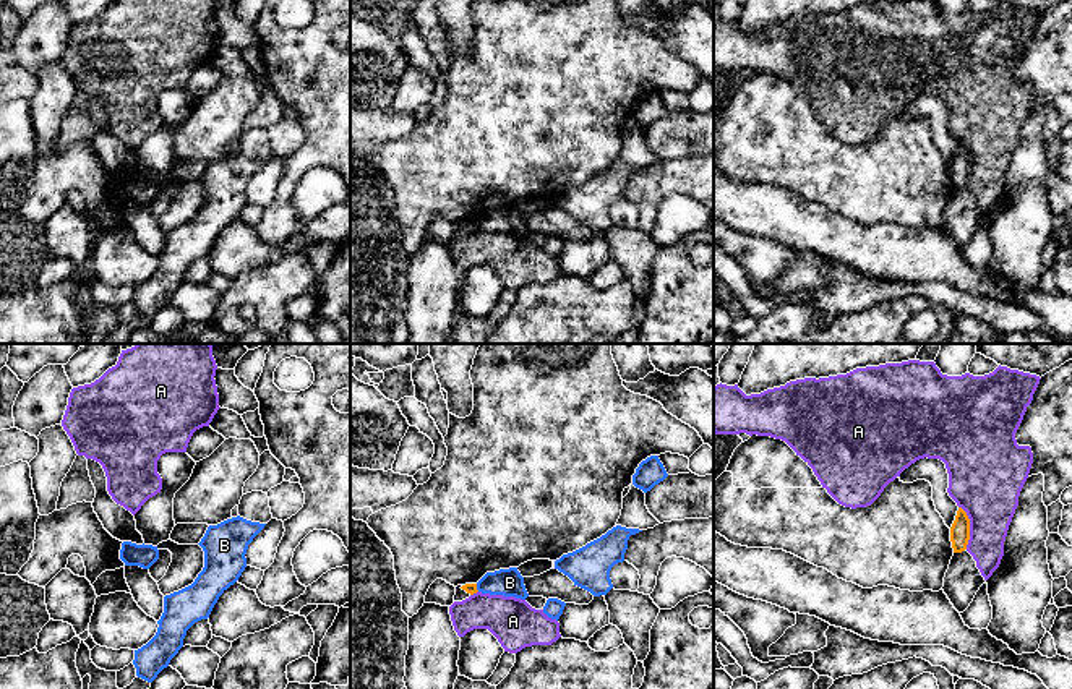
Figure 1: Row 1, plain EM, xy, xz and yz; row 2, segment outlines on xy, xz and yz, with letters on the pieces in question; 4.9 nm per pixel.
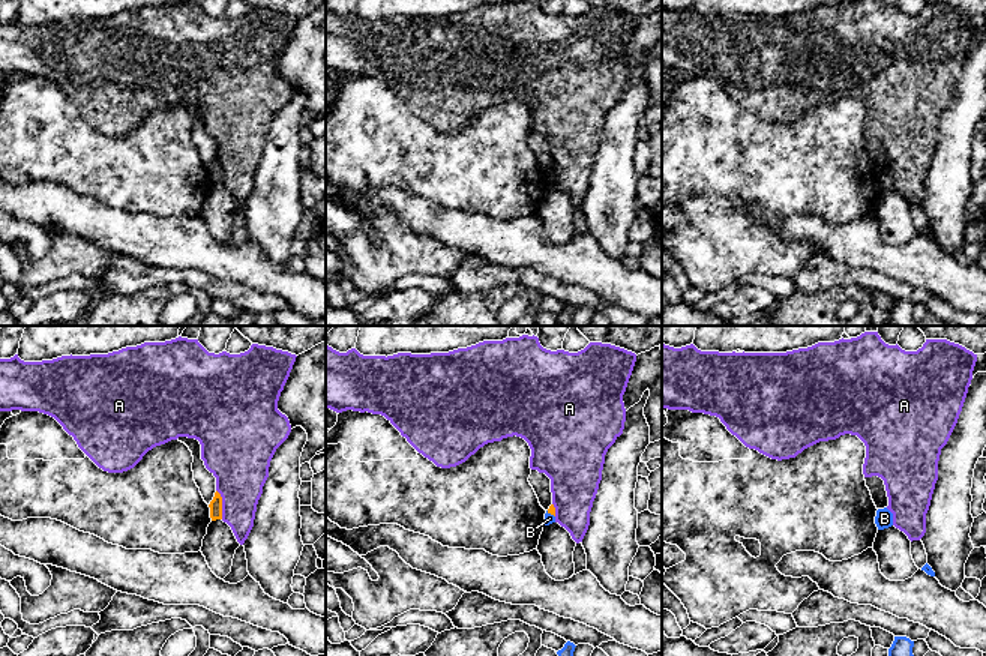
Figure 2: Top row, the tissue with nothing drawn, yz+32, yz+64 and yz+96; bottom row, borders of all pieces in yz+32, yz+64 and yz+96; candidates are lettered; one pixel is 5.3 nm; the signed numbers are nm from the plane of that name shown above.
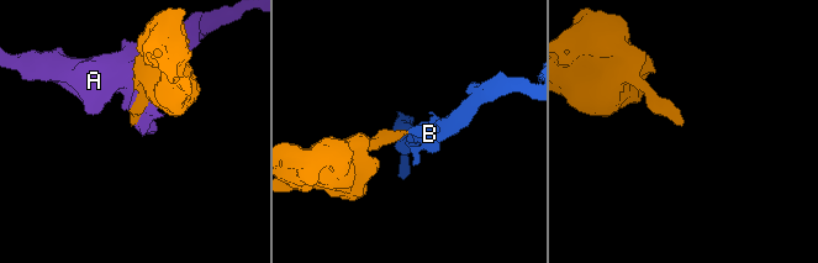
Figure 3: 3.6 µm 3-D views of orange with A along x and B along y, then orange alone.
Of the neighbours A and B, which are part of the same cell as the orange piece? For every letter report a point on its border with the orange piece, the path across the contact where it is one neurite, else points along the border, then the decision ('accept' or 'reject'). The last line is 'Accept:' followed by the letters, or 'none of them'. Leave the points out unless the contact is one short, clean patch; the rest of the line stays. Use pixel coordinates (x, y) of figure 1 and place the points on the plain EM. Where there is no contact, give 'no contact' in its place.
A: contact yz (969, 164); reject
B: contact xz (475, 224); border xz (475, 221), (479, 227); reject
Accept: none of them

